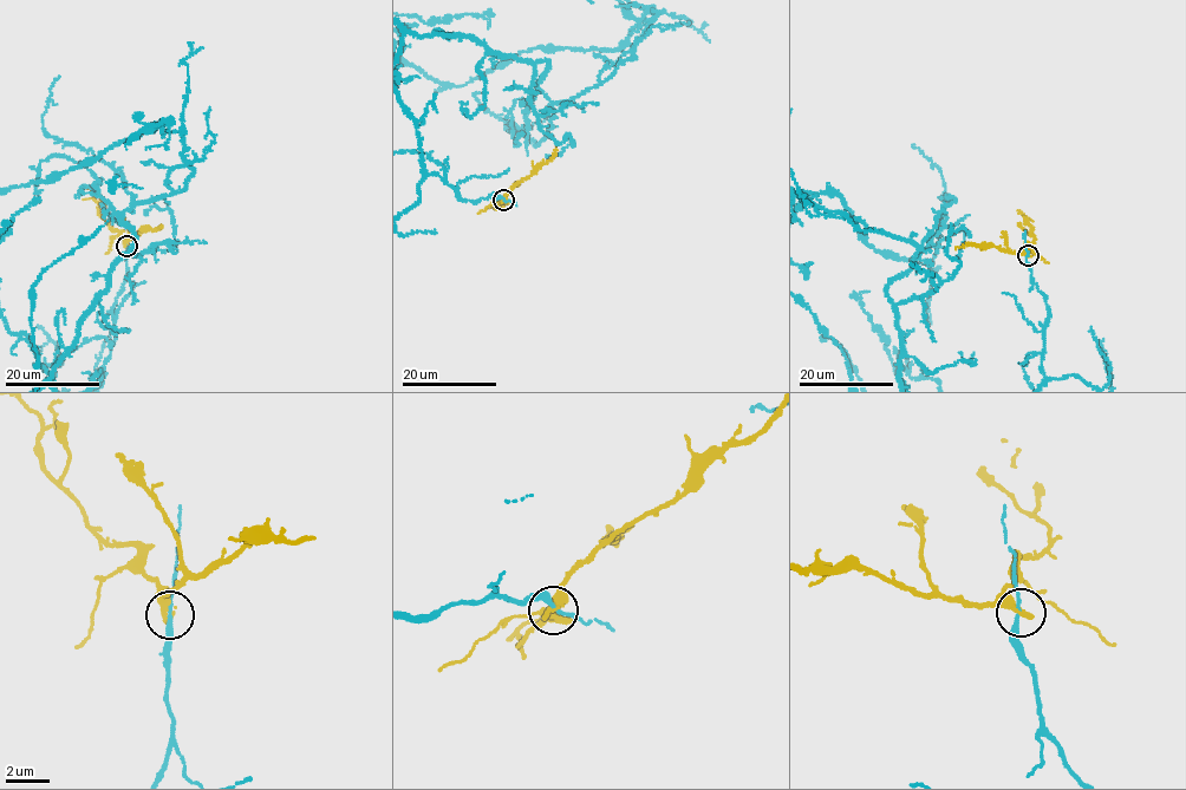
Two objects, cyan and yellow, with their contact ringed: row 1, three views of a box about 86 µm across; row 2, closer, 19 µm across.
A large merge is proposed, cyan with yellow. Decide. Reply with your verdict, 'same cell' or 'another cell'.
another cell

